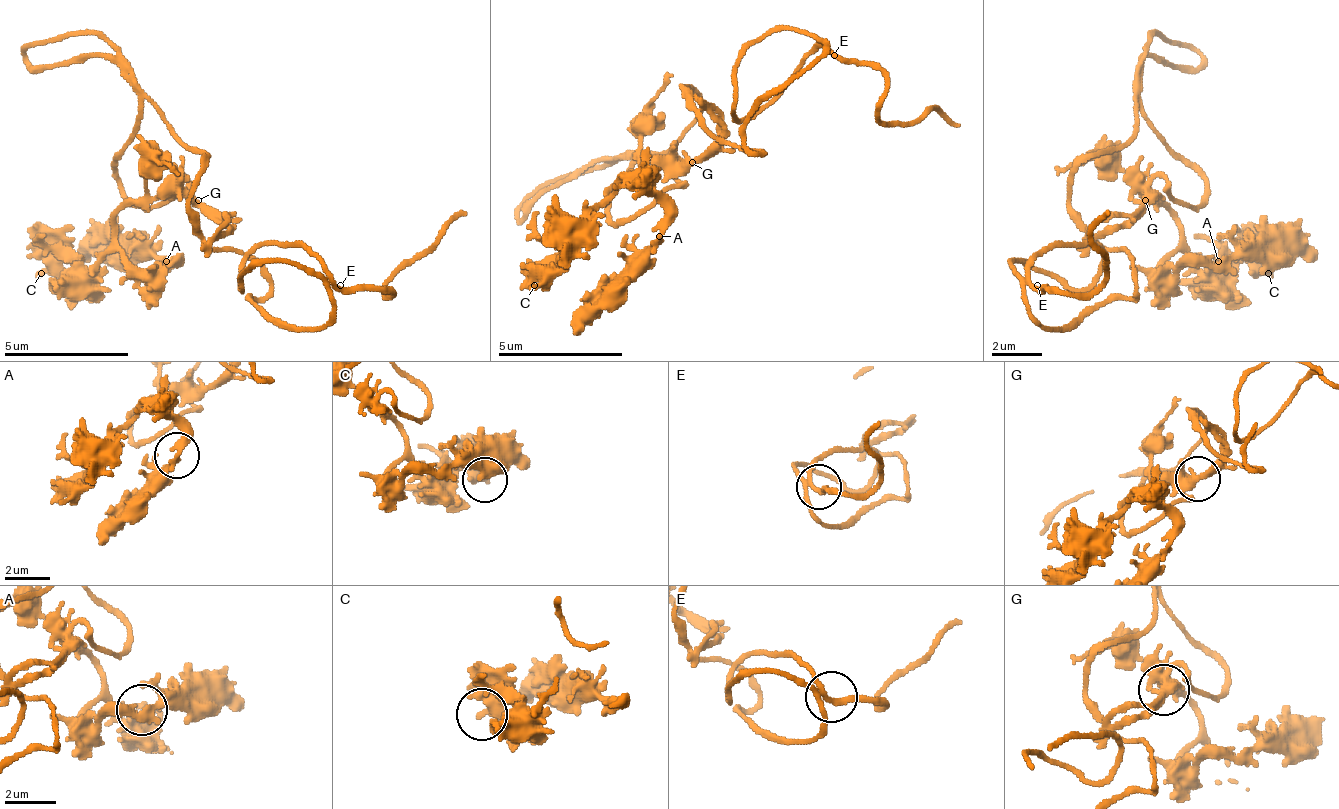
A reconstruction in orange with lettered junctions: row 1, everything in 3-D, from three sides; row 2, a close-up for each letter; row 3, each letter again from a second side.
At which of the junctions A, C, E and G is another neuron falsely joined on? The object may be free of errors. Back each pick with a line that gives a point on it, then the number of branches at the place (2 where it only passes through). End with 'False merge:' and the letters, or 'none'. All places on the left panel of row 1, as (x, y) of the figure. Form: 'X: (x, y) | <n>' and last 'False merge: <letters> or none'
False merge: none

